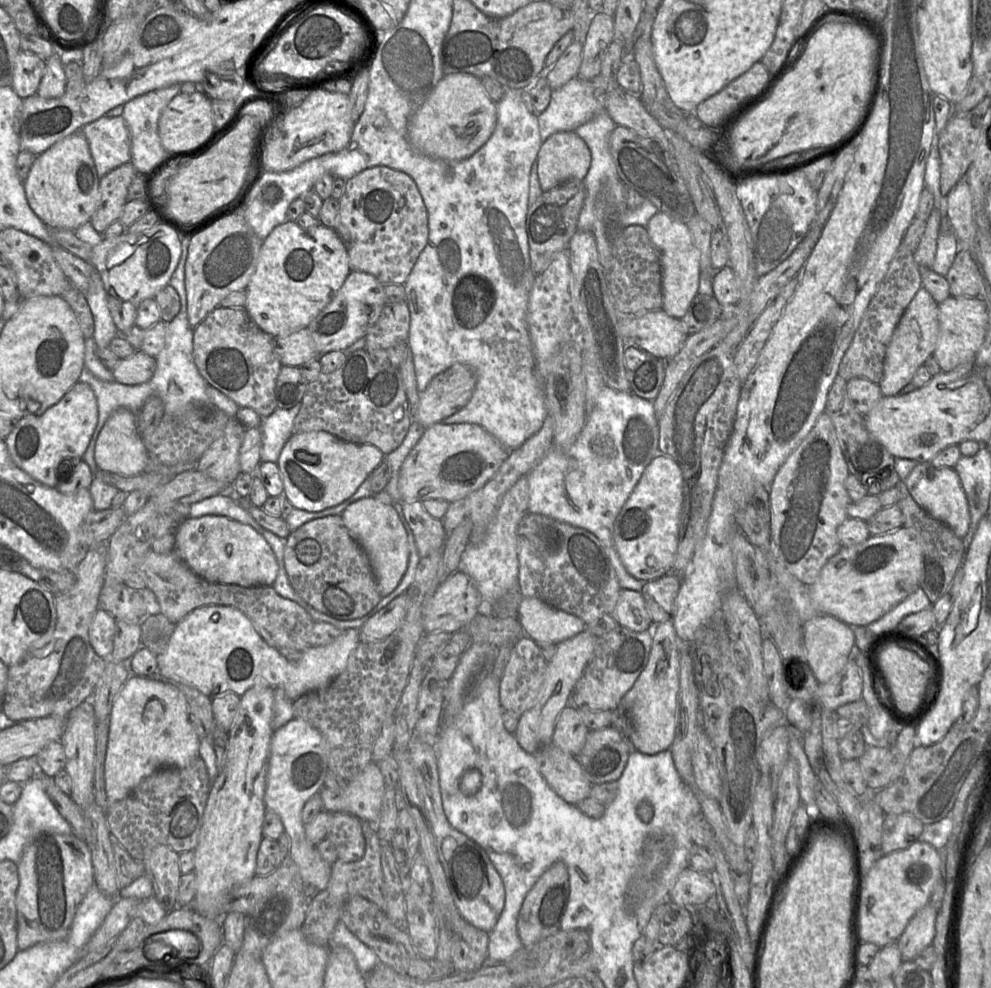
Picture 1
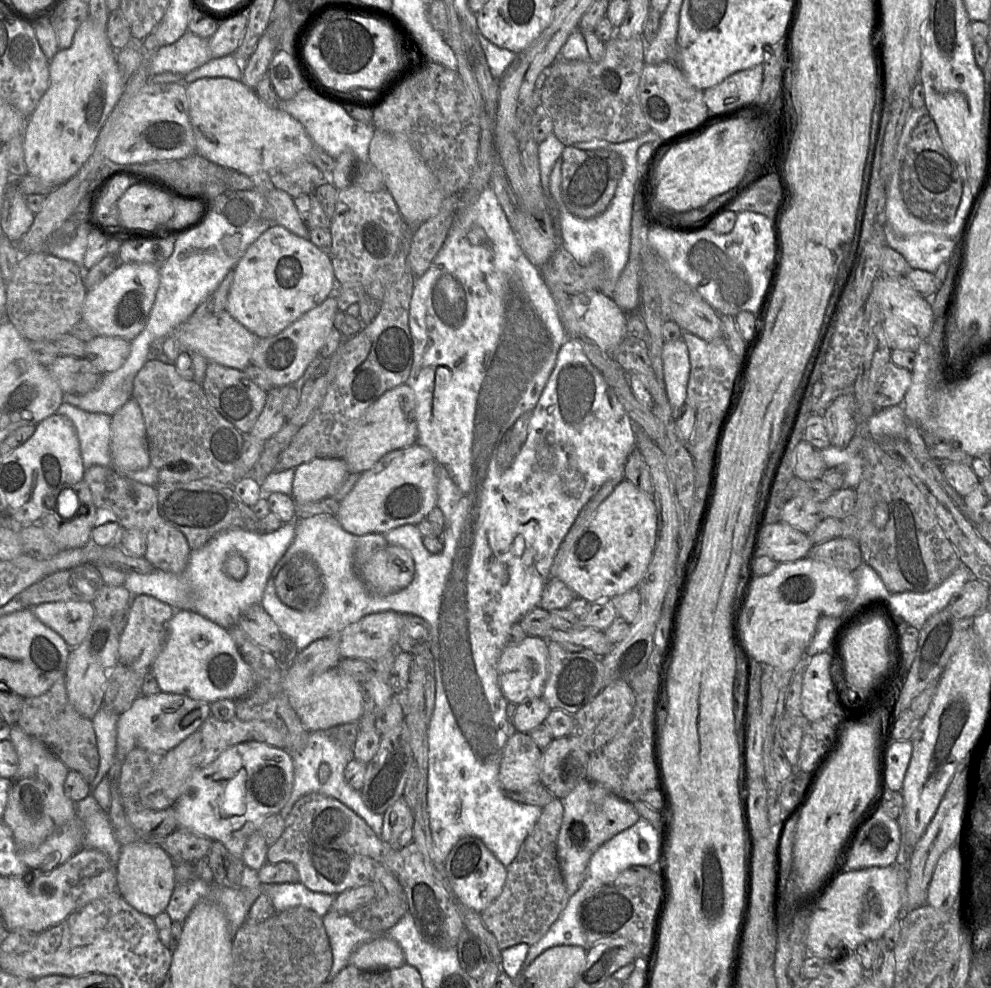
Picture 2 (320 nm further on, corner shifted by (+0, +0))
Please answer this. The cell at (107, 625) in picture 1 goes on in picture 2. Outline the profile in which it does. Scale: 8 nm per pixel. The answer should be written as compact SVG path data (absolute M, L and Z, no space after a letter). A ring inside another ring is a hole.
M91 601L44 602L30 608L35 616L57 632L70 648L81 644L96 617Z

